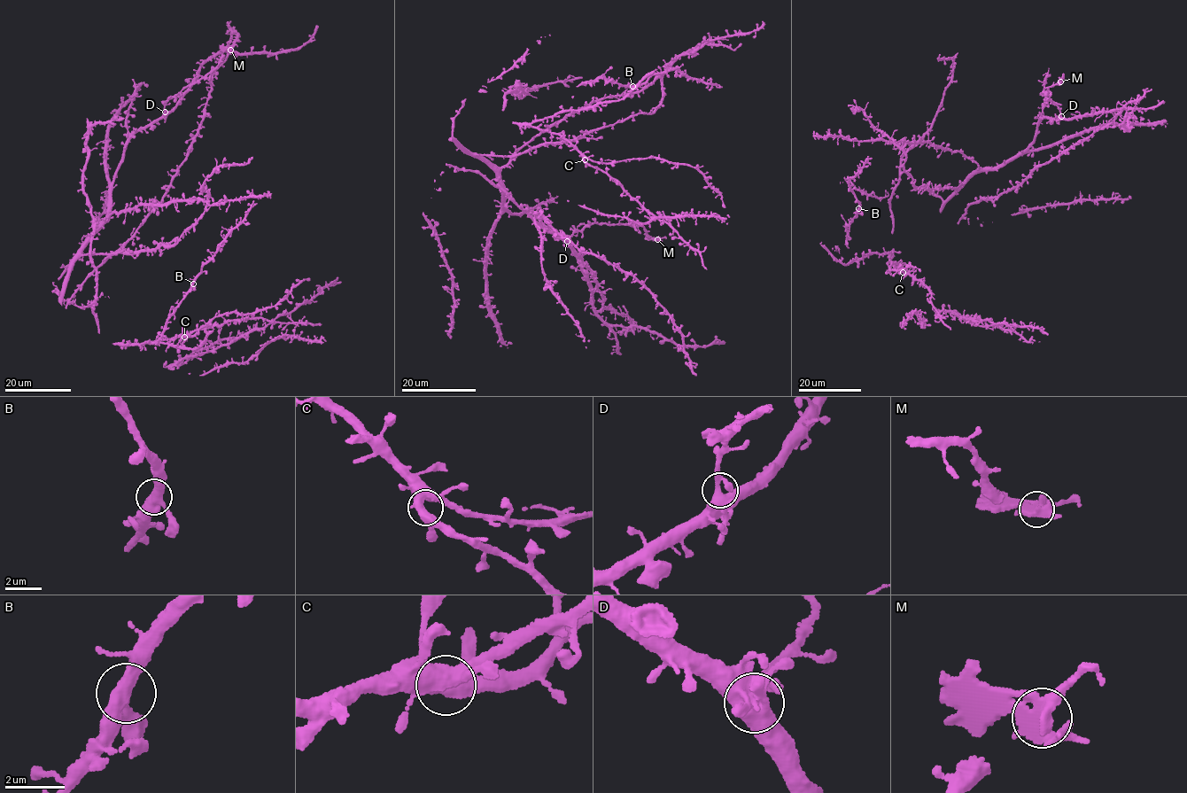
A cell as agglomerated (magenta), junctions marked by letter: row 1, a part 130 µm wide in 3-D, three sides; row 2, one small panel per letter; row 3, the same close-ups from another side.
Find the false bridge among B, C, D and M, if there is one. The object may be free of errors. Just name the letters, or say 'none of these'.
M

